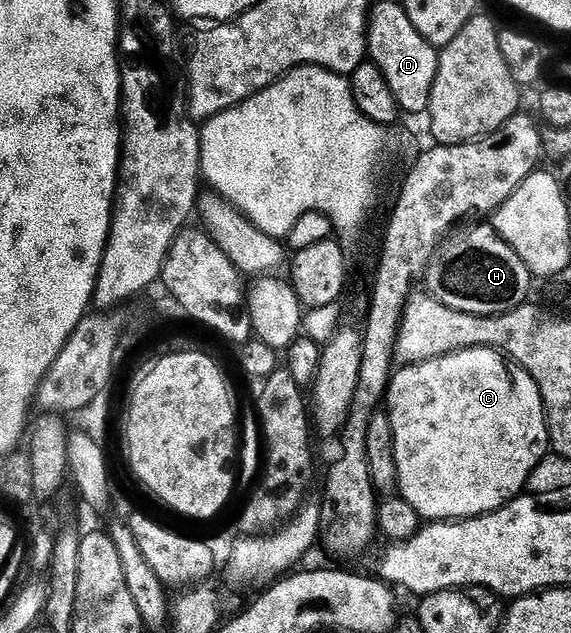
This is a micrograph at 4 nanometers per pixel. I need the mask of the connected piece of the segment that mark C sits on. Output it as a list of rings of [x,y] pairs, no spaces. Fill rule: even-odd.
[[[485,346],[459,350],[441,358],[419,362],[416,366],[399,367],[393,373],[392,382],[388,386],[386,413],[394,432],[394,460],[398,468],[396,484],[399,497],[405,498],[414,508],[414,512],[418,512],[421,519],[424,520],[446,522],[465,518],[479,518],[482,514],[489,514],[498,508],[502,508],[513,498],[520,497],[522,491],[527,487],[530,472],[534,472],[534,468],[550,450],[548,418],[544,415],[544,401],[540,395],[538,384],[534,384],[534,380],[522,367],[509,360],[499,350],[491,350]]]

